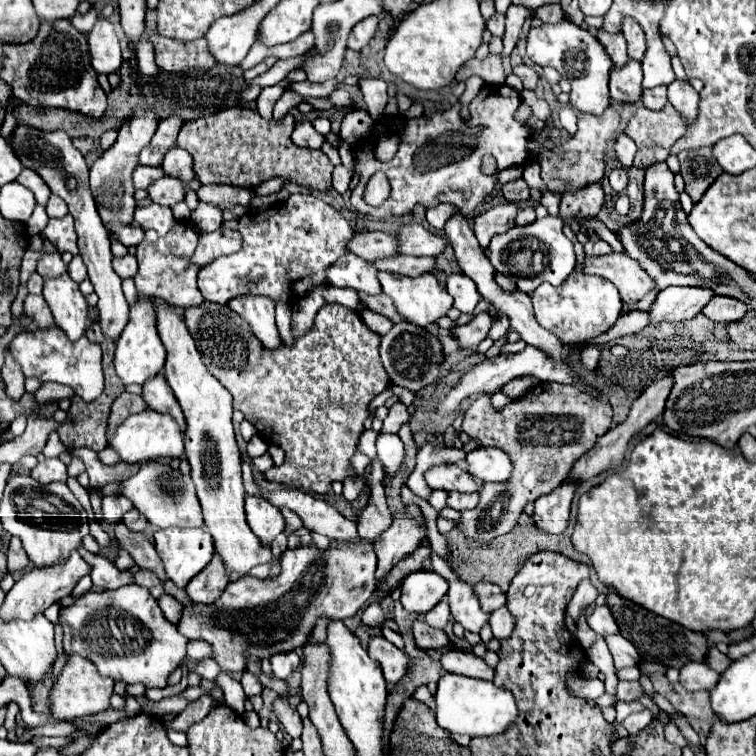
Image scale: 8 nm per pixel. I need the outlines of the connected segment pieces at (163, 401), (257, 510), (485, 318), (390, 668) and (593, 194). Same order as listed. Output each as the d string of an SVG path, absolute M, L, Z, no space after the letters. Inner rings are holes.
M162 373L142 385L142 399L148 403L150 409L158 413L170 413L176 419L176 423L184 429L182 409L178 401L174 401L174 393L170 393L170 387L166 385L166 379L162 377Z
M246 497L246 521L252 533L266 545L272 545L274 537L284 531L282 513L272 503L258 497Z
M484 311L484 313L478 313L470 323L462 325L462 327L456 327L454 333L456 333L456 341L460 347L472 347L472 345L478 345L480 341L484 341L488 337L488 331L494 323L494 317Z
M372 637L370 639L368 655L374 661L380 663L380 667L384 671L384 679L390 685L396 685L404 677L404 673L408 671L408 667L412 665L412 657L408 657L404 651L396 649L384 637Z
M600 183L588 185L572 193L564 193L560 203L560 219L564 223L568 219L576 219L576 221L594 219L602 209L602 205L604 205L604 191Z

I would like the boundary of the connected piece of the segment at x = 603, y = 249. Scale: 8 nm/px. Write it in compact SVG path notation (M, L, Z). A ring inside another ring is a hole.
M598 239L598 241L588 241L588 243L584 245L584 253L586 253L586 255L608 255L608 253L612 253L612 247L610 247L606 241L602 241L602 239Z

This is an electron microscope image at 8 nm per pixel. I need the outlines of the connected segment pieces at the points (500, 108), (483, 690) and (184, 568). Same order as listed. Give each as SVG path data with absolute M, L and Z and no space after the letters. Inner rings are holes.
M484 85L482 91L472 99L470 113L472 119L464 123L460 119L460 103L452 105L444 111L434 111L432 115L422 115L416 119L402 119L402 117L380 117L376 125L380 131L392 131L400 139L398 151L392 161L382 163L374 155L374 143L372 139L364 139L354 147L354 171L360 177L360 183L352 191L350 203L356 211L368 213L372 217L390 217L390 215L408 215L414 205L422 205L424 209L436 207L442 203L442 199L450 199L452 205L456 205L461 214L468 218L473 211L494 189L496 175L484 175L480 171L480 161L484 155L492 155L498 161L498 171L522 165L530 159L530 153L526 149L526 143L530 139L530 129L526 125L520 125L514 121L514 111L520 105L520 93L516 93L508 85ZM384 171L390 179L392 193L388 201L380 207L370 207L364 203L362 193L366 187L366 181L376 173ZM440 191L440 201L438 201Z
M444 673L436 691L436 721L442 729L458 735L488 737L502 733L516 717L516 701L506 691L490 681L470 679L464 675Z
M160 529L154 533L154 543L166 575L176 587L186 587L214 555L212 537L206 529Z

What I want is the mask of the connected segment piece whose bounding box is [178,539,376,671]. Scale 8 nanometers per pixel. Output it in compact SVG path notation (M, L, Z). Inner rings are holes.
M368 539L358 543L332 543L328 551L298 547L282 555L282 573L276 579L240 577L230 583L214 605L184 607L178 631L188 639L204 639L212 645L224 671L244 671L246 653L272 657L280 651L302 647L318 617L354 617L376 591L376 553Z

